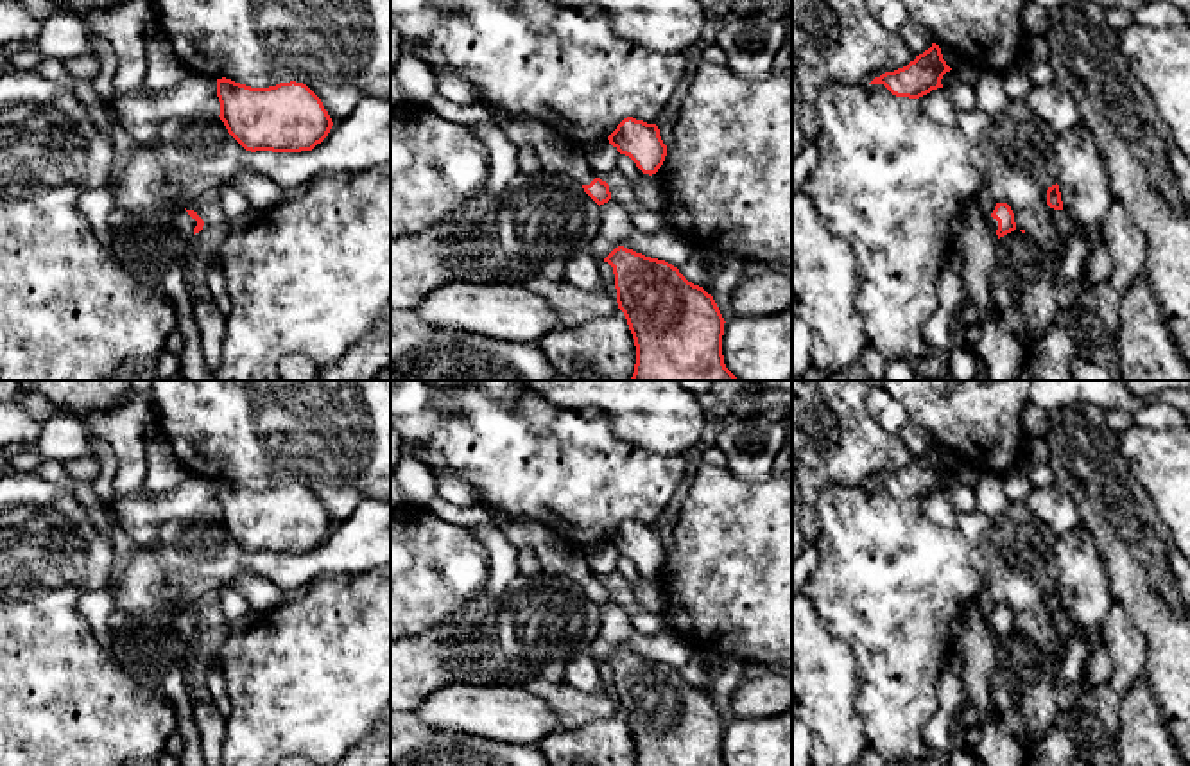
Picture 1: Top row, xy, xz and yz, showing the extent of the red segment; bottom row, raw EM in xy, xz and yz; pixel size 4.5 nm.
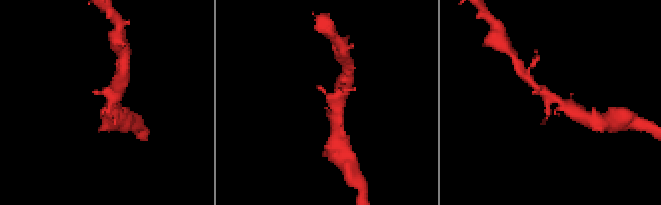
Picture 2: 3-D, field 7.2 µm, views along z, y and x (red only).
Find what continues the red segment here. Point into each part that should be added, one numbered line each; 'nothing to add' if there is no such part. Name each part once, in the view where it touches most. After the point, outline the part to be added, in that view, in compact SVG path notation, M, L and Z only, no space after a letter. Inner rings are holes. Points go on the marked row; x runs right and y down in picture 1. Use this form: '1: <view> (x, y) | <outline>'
1: xy (183, 225) | M179 208L176 212L174 230L183 240L190 242L194 239L194 228L195 226L197 226L197 221L192 219L185 208Z

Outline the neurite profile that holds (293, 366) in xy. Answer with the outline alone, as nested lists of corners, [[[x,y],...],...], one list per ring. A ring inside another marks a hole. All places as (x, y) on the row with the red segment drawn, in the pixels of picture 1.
[[[292,352],[280,359],[278,373],[281,380],[315,380],[319,368],[308,355]]]

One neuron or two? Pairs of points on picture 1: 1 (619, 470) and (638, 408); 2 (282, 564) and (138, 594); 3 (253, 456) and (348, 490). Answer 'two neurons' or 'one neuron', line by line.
1: two neurons
2: one neuron
3: one neuron

